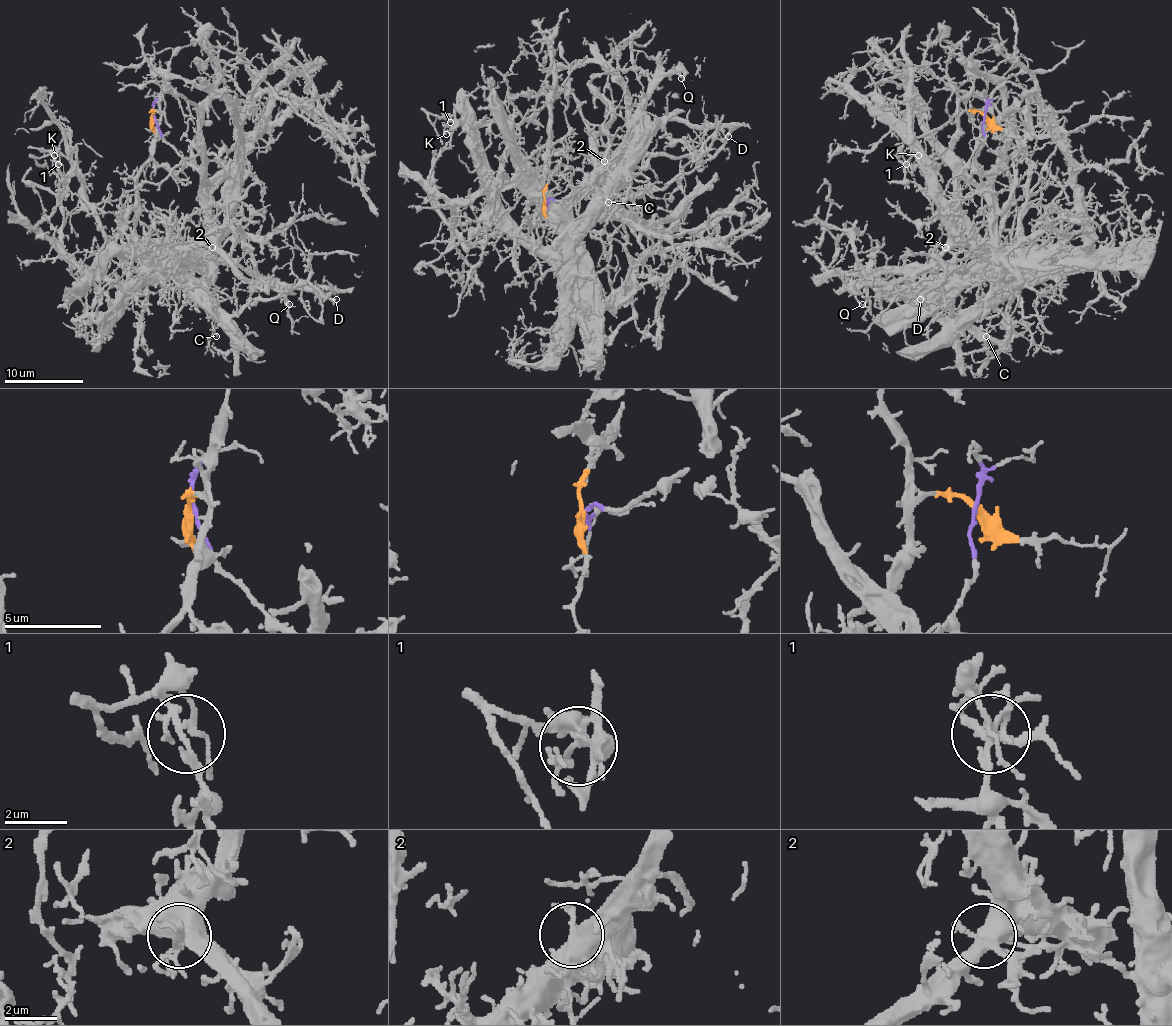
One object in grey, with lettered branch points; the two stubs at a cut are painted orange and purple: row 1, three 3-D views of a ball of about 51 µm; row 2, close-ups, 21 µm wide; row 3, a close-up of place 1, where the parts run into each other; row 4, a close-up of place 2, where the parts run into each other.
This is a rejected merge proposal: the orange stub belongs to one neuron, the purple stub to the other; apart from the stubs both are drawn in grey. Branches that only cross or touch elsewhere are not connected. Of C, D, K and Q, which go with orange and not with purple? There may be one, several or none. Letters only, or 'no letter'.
K, Q

